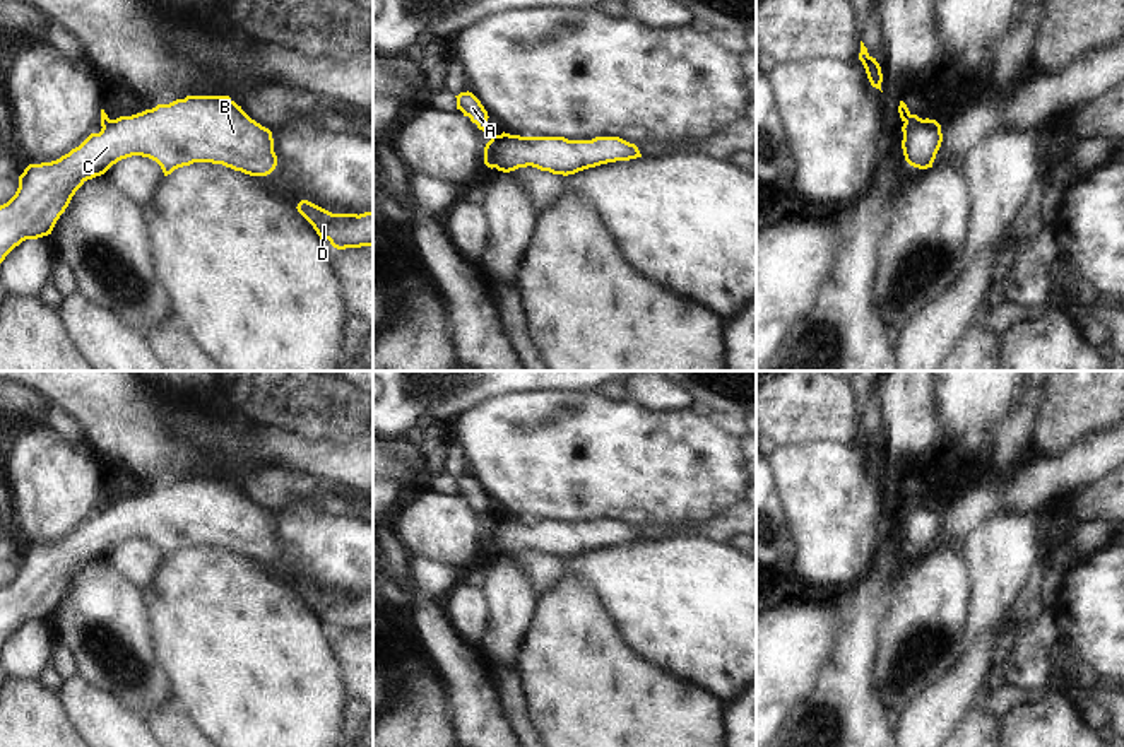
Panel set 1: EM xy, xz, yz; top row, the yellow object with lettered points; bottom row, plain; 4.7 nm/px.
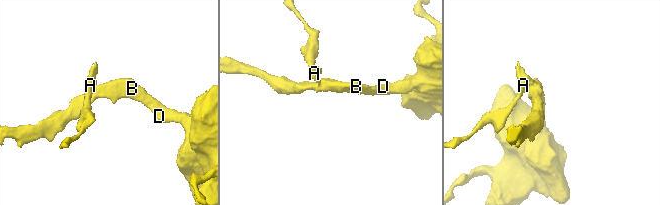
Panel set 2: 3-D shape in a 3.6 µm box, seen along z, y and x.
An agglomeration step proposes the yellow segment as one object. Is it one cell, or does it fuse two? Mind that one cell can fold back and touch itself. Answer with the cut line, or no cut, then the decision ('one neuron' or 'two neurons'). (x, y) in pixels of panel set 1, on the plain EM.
cut in yz along (905, 503), (938, 506); two neurons

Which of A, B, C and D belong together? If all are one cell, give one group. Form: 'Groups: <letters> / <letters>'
Groups: A / B C D.

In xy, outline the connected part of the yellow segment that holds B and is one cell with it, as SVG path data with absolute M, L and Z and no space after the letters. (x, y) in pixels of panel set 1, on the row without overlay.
M186 479L132 499L108 503L99 516L91 516L68 537L51 545L29 547L19 559L15 578L0 588L0 646L22 624L51 617L87 562L132 538L156 544L164 559L193 545L222 547L250 559L267 559L277 549L272 515L251 503L229 479Z

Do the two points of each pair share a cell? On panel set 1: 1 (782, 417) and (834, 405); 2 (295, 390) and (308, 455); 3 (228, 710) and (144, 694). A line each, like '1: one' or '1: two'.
1: one
2: two
3: two

